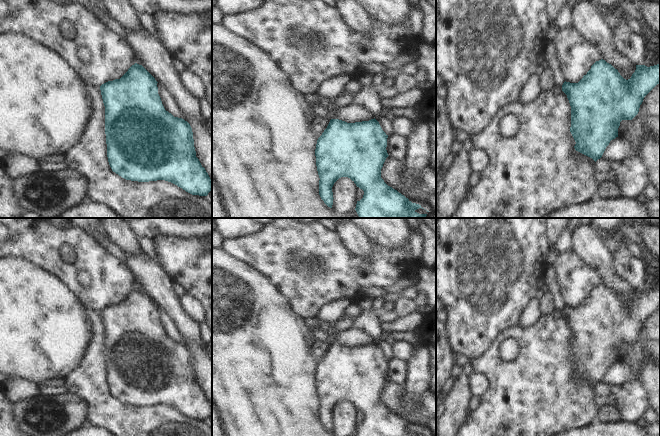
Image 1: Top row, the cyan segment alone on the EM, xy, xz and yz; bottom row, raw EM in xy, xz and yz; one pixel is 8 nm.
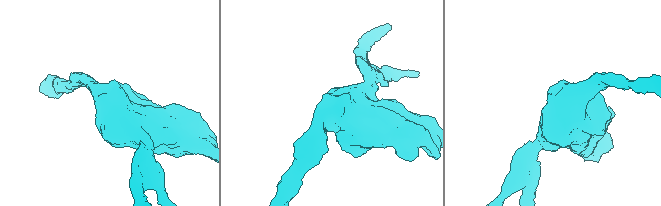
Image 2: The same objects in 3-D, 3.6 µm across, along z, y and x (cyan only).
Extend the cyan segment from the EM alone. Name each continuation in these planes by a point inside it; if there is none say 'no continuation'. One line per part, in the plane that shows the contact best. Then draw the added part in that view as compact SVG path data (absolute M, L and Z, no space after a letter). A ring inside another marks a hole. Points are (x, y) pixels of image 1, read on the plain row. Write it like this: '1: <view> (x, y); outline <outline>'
no continuation

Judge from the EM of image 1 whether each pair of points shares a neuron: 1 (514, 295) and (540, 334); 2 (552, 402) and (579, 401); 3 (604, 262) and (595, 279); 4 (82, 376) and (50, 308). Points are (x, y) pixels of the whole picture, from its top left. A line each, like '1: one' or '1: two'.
1: two
2: one
3: two
4: two

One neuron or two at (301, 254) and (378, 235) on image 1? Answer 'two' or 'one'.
two

